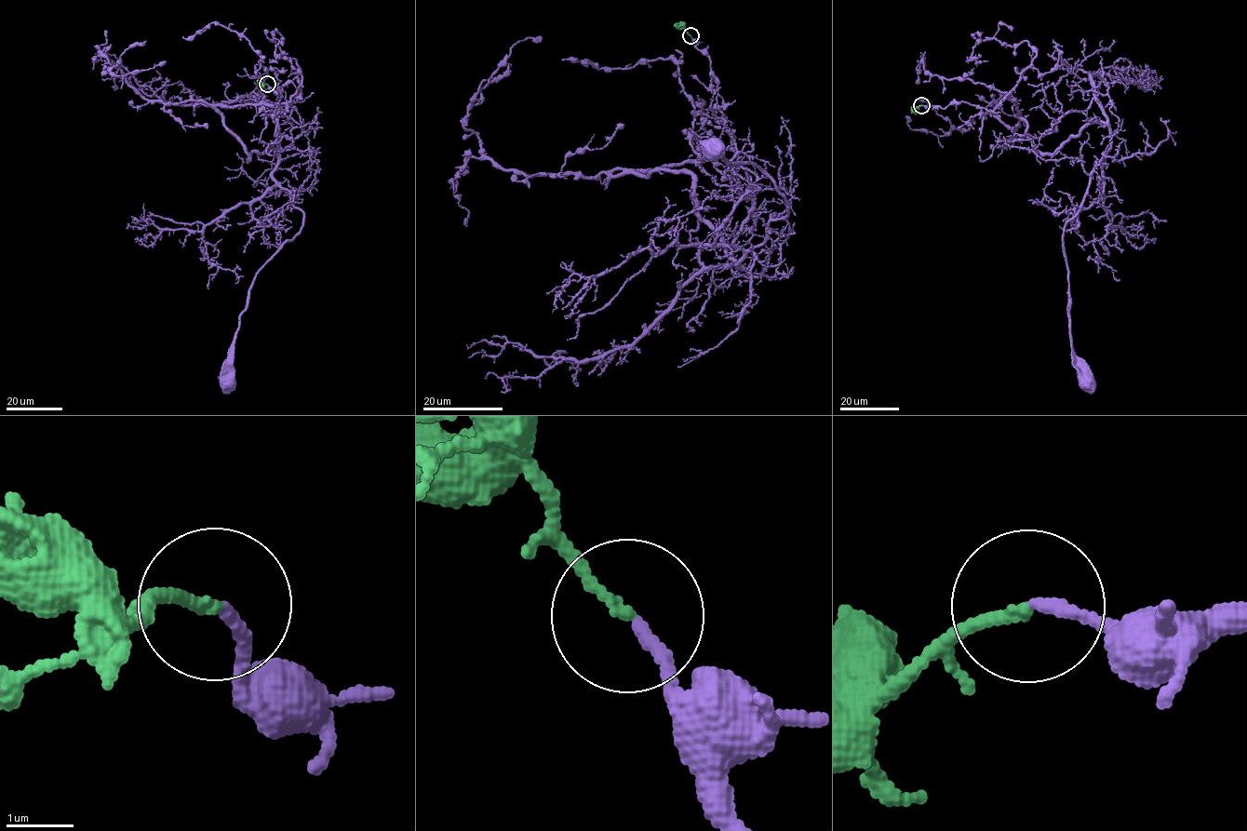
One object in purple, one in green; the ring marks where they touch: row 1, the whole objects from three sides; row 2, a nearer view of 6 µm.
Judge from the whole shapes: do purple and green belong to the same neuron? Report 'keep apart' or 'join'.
join

